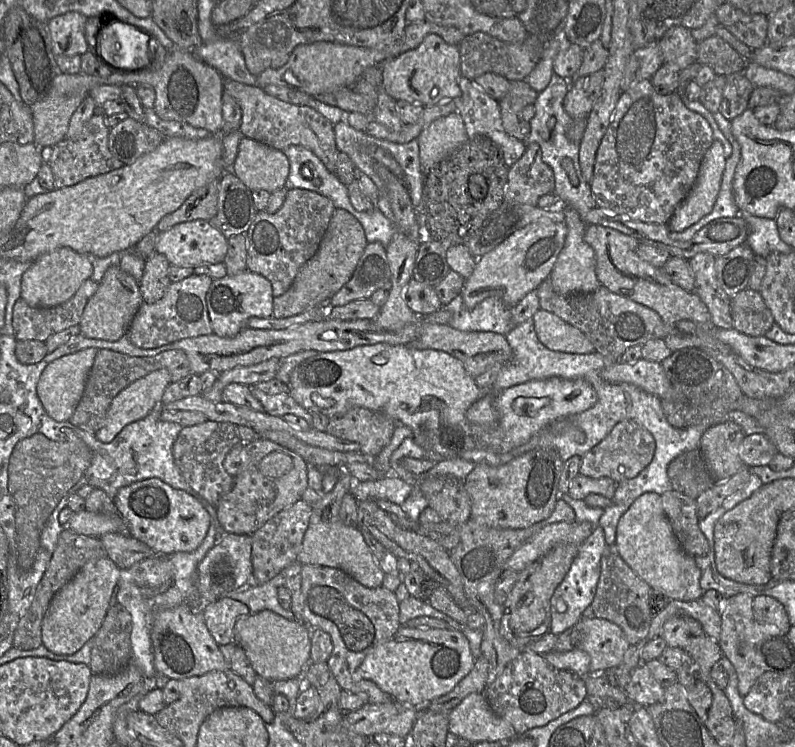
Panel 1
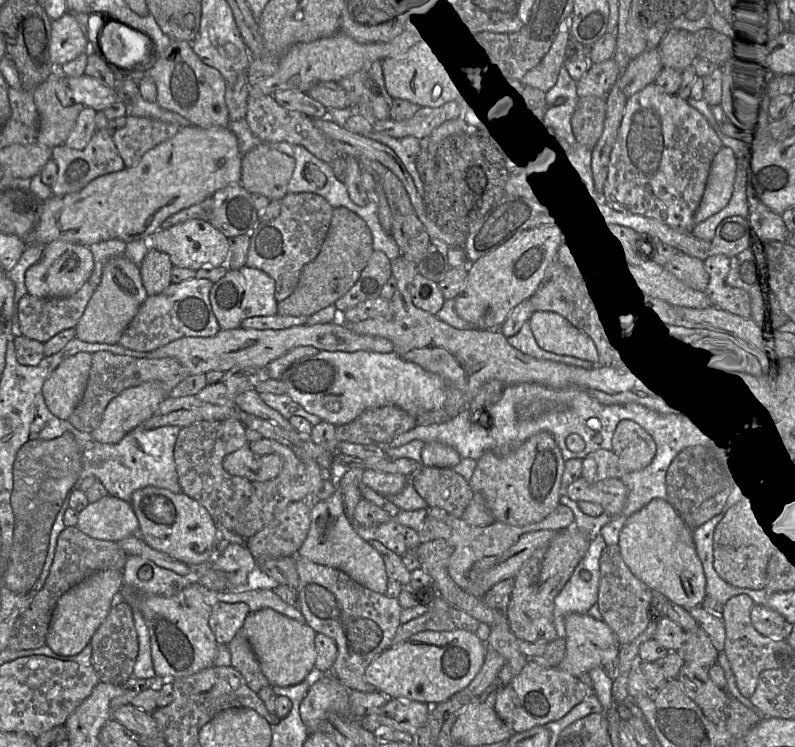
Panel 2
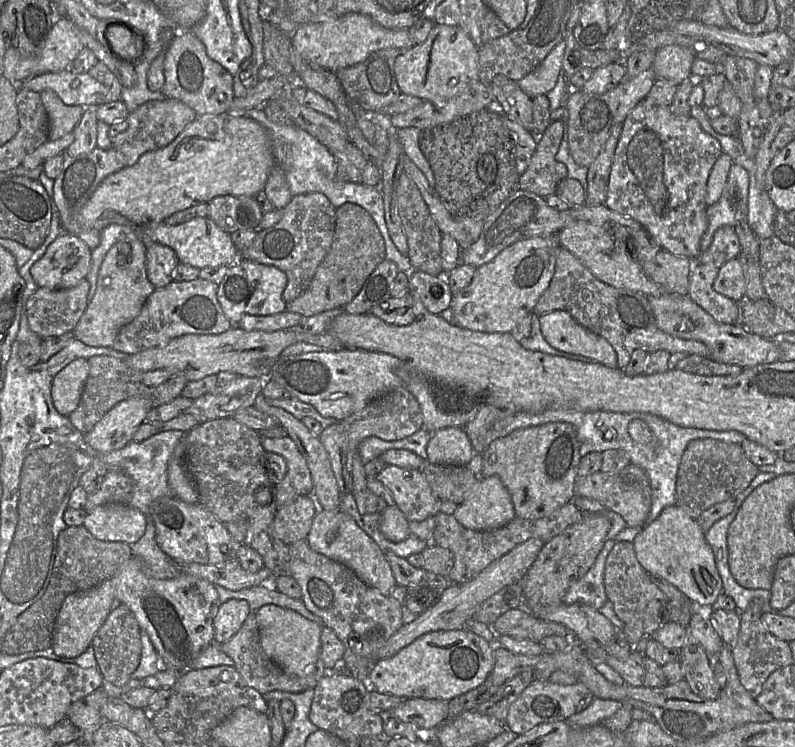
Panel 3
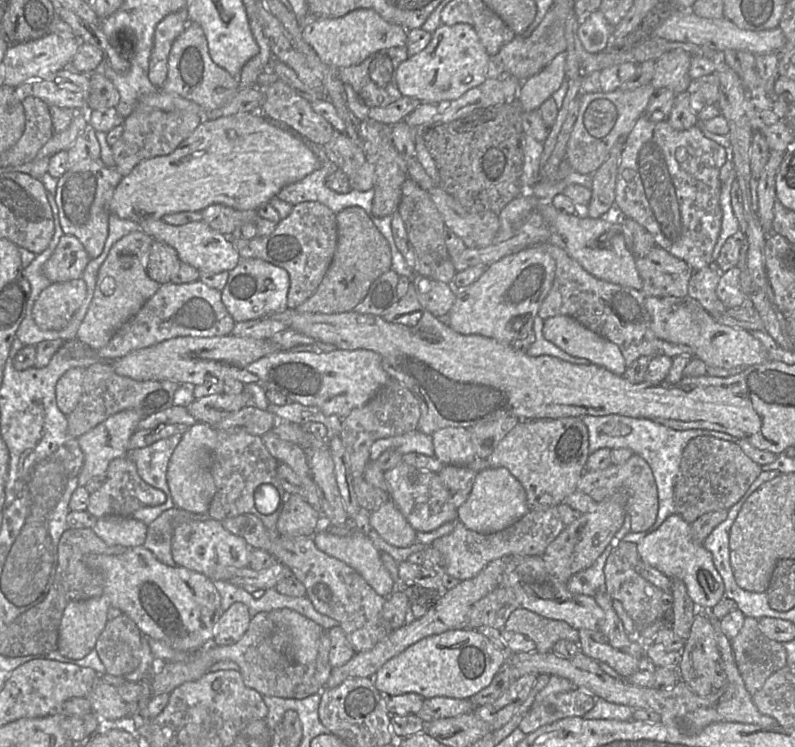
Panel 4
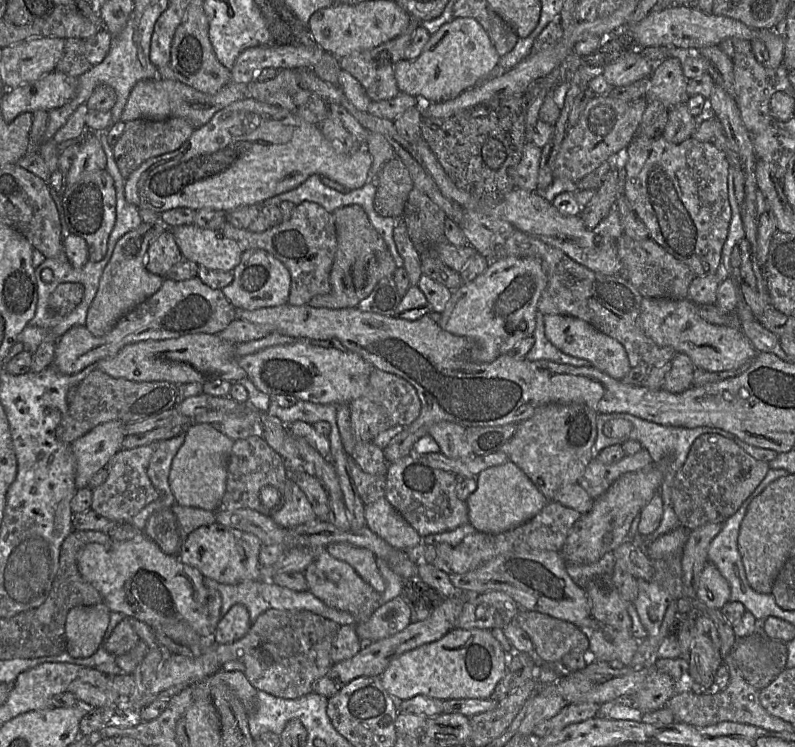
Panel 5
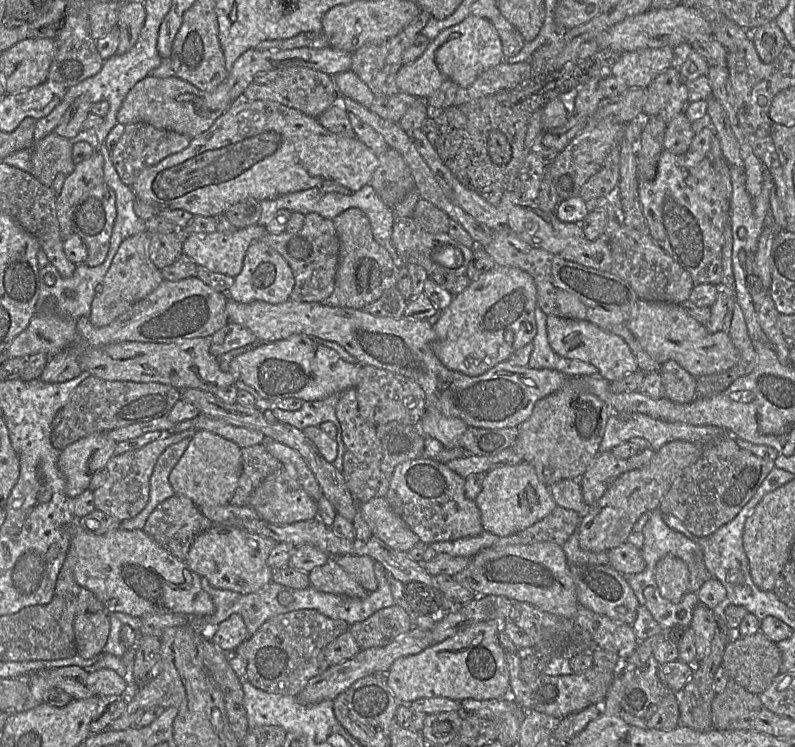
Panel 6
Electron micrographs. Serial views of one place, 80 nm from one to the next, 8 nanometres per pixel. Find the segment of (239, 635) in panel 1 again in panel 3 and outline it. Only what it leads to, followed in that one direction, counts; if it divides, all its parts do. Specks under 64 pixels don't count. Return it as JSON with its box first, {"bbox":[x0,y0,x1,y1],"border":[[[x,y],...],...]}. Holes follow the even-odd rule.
{"bbox":[255,605,322,677],"border":[[[276,605],[262,606],[255,613],[260,644],[266,654],[285,674],[304,677],[319,660],[322,626],[299,613]]]}

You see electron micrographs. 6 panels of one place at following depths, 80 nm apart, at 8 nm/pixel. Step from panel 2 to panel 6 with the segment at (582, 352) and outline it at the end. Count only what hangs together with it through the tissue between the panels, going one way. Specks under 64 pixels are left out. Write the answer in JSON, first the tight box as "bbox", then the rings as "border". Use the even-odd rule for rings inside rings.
{"bbox":[546,315,638,382],"border":[[[547,315],[546,325],[548,342],[558,355],[592,364],[609,382],[620,380],[638,369],[630,347],[620,336],[607,332],[589,321]]]}

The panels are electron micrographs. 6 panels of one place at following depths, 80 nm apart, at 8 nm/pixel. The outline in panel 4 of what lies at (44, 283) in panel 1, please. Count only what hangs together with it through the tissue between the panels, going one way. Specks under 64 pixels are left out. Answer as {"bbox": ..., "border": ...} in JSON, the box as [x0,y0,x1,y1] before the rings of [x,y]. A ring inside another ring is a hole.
{"bbox":[42,234,90,284],"border":[[[64,234],[42,270],[52,284],[75,280],[82,277],[90,259],[79,239]]]}

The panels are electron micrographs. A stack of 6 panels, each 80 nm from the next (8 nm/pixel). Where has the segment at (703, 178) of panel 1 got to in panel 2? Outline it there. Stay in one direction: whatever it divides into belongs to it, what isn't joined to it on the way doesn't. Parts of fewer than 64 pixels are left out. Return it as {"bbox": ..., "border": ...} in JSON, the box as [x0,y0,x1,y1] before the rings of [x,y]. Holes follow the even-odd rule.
{"bbox":[693,146,735,225],"border":[[[722,146],[713,157],[705,177],[704,192],[693,214],[694,225],[720,210],[727,201],[727,183],[735,170],[733,151]]]}

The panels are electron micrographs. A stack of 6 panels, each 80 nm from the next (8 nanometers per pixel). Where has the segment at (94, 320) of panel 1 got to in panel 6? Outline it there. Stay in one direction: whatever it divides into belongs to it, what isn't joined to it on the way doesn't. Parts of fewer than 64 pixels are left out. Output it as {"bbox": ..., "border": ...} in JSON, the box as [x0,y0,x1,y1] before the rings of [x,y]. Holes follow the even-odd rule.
{"bbox":[89,214,178,327],"border":[[[157,214],[145,221],[144,232],[128,237],[120,244],[91,304],[89,320],[93,326],[103,327],[109,325],[134,303],[145,298],[158,287],[164,277],[149,258],[151,235],[176,230],[178,230],[178,227],[173,222]]]}

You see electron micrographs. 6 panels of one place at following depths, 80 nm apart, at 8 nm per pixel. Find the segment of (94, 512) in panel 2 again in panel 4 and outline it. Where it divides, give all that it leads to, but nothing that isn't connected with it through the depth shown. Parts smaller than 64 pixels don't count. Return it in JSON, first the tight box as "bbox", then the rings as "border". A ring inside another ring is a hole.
{"bbox":[92,516,147,548],"border":[[[105,516],[98,518],[92,530],[109,546],[133,548],[145,542],[147,526],[133,517]]]}

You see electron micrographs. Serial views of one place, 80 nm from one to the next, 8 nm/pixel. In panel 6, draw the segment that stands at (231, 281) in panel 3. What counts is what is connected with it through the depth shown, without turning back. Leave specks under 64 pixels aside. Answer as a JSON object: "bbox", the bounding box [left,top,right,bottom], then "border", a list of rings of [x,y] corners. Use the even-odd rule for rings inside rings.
{"bbox":[226,240,295,304],"border":[[[258,240],[254,241],[247,249],[243,268],[234,277],[234,282],[226,294],[228,298],[239,303],[264,301],[270,304],[278,304],[289,299],[294,284],[295,279],[292,269],[284,257],[264,242]]]}

